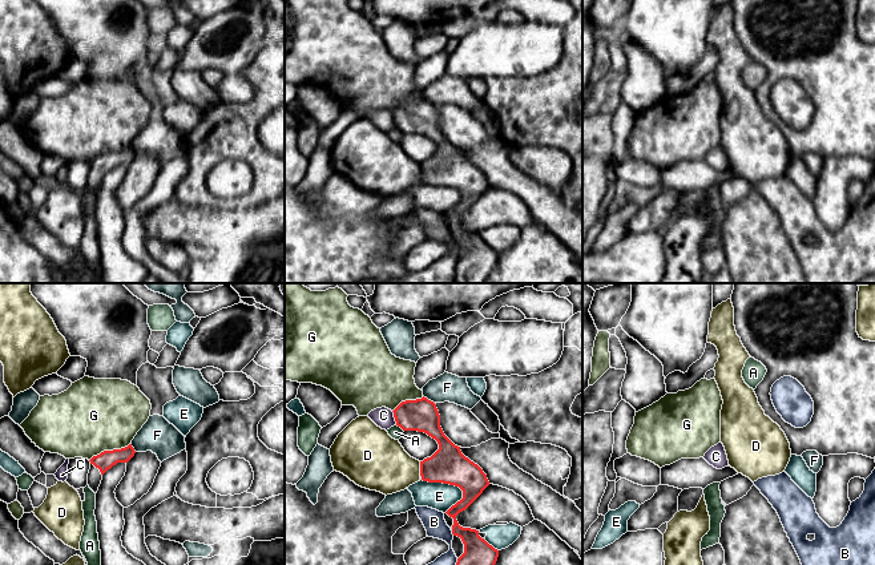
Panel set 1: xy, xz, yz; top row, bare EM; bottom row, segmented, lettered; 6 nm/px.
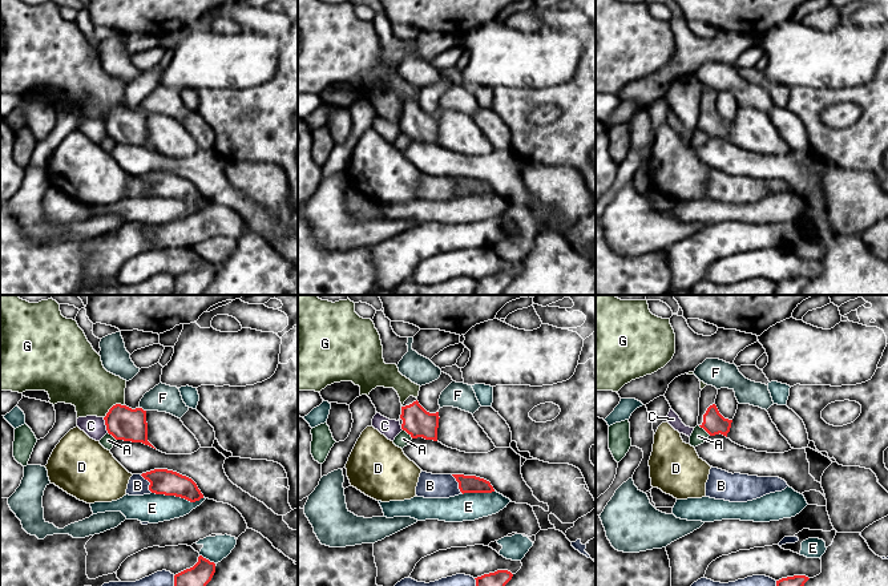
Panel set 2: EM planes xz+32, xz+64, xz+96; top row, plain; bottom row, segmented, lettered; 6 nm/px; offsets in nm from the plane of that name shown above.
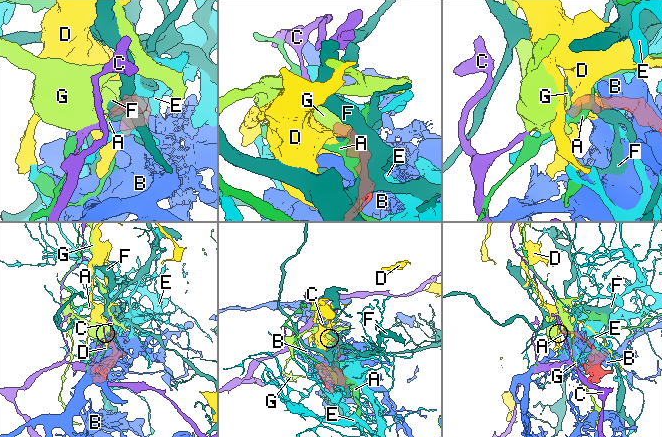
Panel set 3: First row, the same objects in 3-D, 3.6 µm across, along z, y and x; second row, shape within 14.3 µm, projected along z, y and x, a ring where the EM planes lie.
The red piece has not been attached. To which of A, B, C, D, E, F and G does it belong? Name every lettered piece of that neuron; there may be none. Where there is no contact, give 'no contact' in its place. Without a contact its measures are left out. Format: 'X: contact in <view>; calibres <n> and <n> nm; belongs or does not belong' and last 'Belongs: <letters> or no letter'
A: contact in xz; calibres 200 and 80 nm; does not belong
B: contact in xz; calibres 200 and 220 nm; does not belong
C: contact in xz; calibres 200 and 120 nm; does not belong
D: contact in xz; calibres 220 and 320 nm; does not belong
E: contact in xz; calibres 220 and 170 nm; does not belong
F: contact in xz; calibres 200 and 170 nm; does not belong
G: contact in xy; calibres 110 and 440 nm; does not belong
Belongs: no letter

